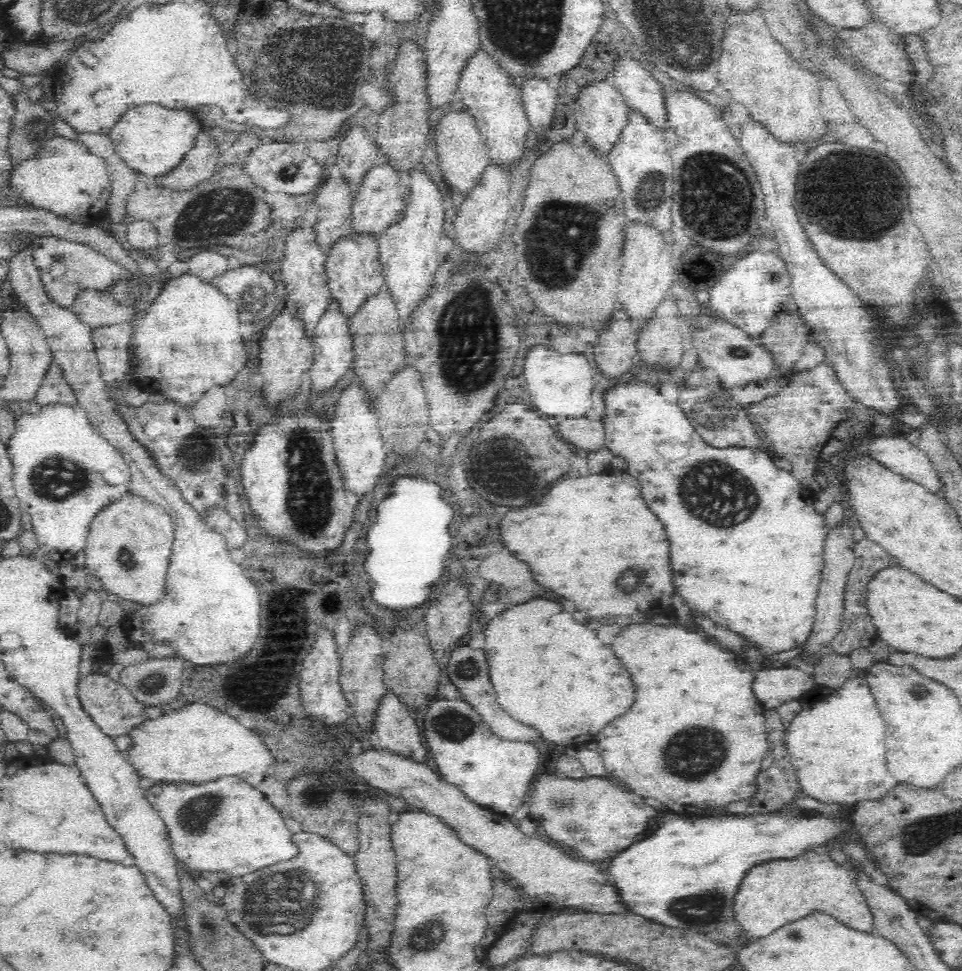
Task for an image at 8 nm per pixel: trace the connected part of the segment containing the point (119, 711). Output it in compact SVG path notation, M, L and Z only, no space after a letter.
M94 671L88 676L84 676L82 680L78 679L77 697L80 701L81 709L100 729L100 732L112 739L116 738L116 736L122 736L122 734L129 734L135 726L149 719L148 714L146 714L147 706L138 701L121 681L116 682L104 672L96 673Z

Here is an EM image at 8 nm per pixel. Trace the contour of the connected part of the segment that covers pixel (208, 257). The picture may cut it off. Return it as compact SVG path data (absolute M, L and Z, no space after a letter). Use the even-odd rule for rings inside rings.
M205 249L190 257L189 274L206 284L212 284L212 280L227 272L228 264L227 254Z

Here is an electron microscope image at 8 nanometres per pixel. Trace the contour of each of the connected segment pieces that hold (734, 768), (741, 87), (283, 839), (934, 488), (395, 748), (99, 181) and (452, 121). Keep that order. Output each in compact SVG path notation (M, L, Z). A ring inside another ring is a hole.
M634 624L624 628L614 644L612 644L612 652L614 656L620 660L620 664L626 668L626 672L632 676L632 682L636 684L636 700L634 704L628 708L626 714L614 718L610 724L606 724L598 736L598 748L596 752L602 756L605 764L605 777L607 780L613 781L620 785L625 791L636 792L644 798L656 798L660 802L664 802L670 810L674 812L682 812L682 806L726 806L726 802L736 802L742 798L748 798L754 791L753 785L756 780L756 774L760 772L760 763L762 763L769 754L770 745L768 744L767 730L765 729L765 706L762 701L756 697L752 684L754 684L754 670L748 666L748 662L744 660L744 656L736 656L728 650L722 650L714 644L710 644L702 634L698 632L688 632L682 626L654 626L654 624ZM686 732L684 738L676 738L676 734Z
M758 10L746 16L728 16L724 52L718 66L718 80L724 90L730 92L732 100L740 102L731 107L733 123L730 133L734 137L739 139L742 136L741 124L749 115L778 142L789 146L800 142L816 142L826 136L824 120L818 118L818 106L822 104L822 100L816 76L798 68L784 52L784 48L774 42Z
M222 778L198 785L158 782L144 795L165 822L172 851L188 871L241 877L298 854L282 814L257 787L244 784L241 778Z
M904 437L870 438L862 448L866 454L880 461L886 468L904 475L921 484L928 492L941 495L944 483L940 479L935 464L926 451L911 444Z
M389 689L378 706L374 728L379 739L377 747L394 752L394 755L410 759L414 763L426 765L428 750L422 744L422 735L414 715Z
M54 136L38 148L38 156L14 165L10 172L9 186L16 195L24 198L34 208L46 208L48 212L67 222L98 225L106 217L106 204L110 198L110 174L106 159L90 153L79 140Z
M450 111L441 119L435 133L435 149L440 172L454 194L468 194L480 184L482 174L491 163L488 150L474 117L467 111Z

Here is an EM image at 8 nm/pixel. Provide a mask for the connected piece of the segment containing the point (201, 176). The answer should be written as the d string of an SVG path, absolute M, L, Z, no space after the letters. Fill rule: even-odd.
M201 132L191 148L184 156L184 160L166 176L154 178L154 182L174 189L186 190L198 186L200 182L210 178L218 168L218 143L216 138Z

